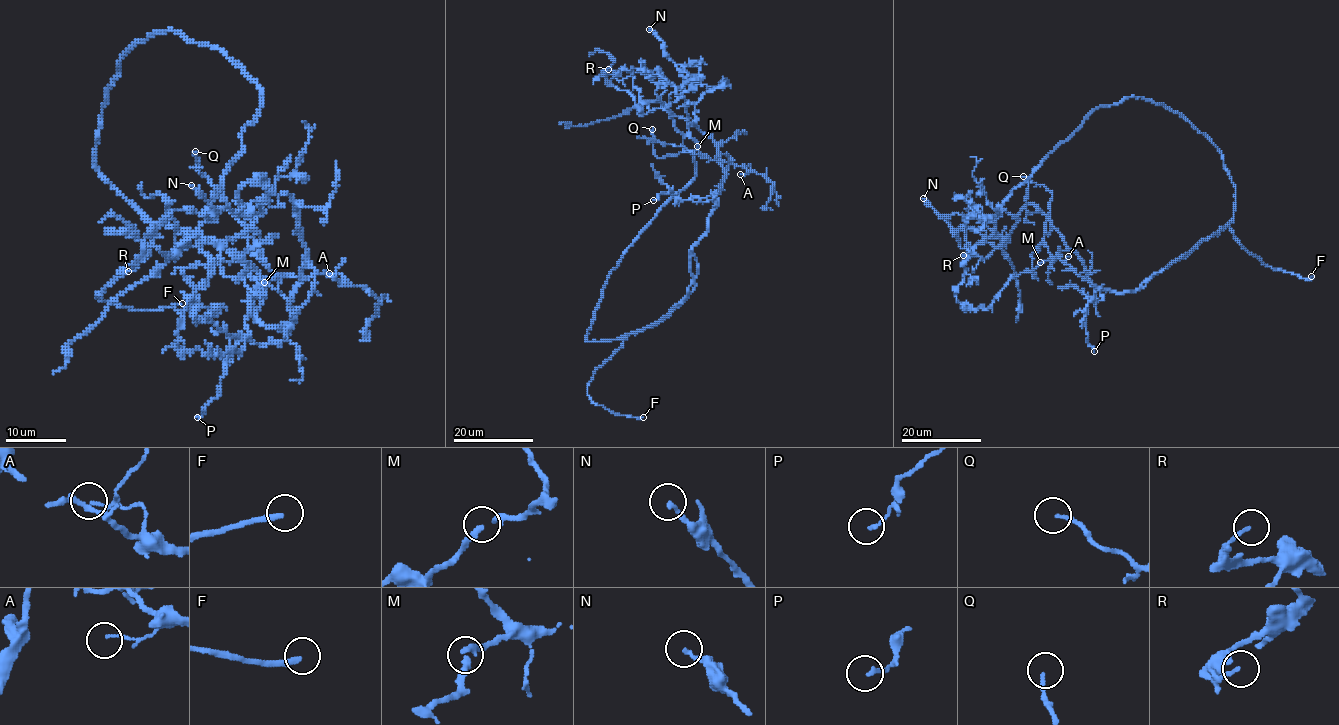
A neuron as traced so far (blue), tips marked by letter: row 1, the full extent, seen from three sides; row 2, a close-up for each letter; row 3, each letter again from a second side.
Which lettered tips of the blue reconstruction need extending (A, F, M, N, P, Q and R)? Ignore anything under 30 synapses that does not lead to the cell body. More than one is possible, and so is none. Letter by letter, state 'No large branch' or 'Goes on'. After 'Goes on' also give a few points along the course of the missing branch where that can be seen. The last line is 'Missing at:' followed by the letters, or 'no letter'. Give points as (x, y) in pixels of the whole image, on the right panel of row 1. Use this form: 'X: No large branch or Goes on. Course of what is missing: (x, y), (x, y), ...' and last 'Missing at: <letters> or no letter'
A: No large branch
F: Goes on
M: No large branch
N: No large branch
P: No large branch
Q: No large branch
R: No large branch
Missing at: F

